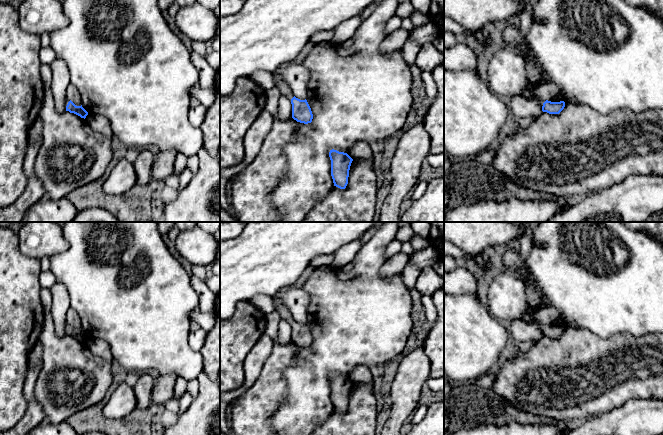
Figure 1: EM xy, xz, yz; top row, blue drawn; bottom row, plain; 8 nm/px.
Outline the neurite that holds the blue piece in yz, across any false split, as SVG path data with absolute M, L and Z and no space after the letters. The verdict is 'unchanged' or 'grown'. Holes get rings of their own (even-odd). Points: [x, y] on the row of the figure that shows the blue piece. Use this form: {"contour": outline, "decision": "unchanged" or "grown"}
{"contour": "M535 87L525 88L520 95L529 100L536 101L542 108L542 111L547 112L549 114L559 114L565 107L564 101L551 102L538 98L535 94Z", "decision": "grown"}

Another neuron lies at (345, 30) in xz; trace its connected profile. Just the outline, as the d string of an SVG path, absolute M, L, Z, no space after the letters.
M358 14L342 22L333 31L334 35L331 39L331 42L333 43L345 42L354 35L355 31L360 26L361 22L362 22L361 14Z

